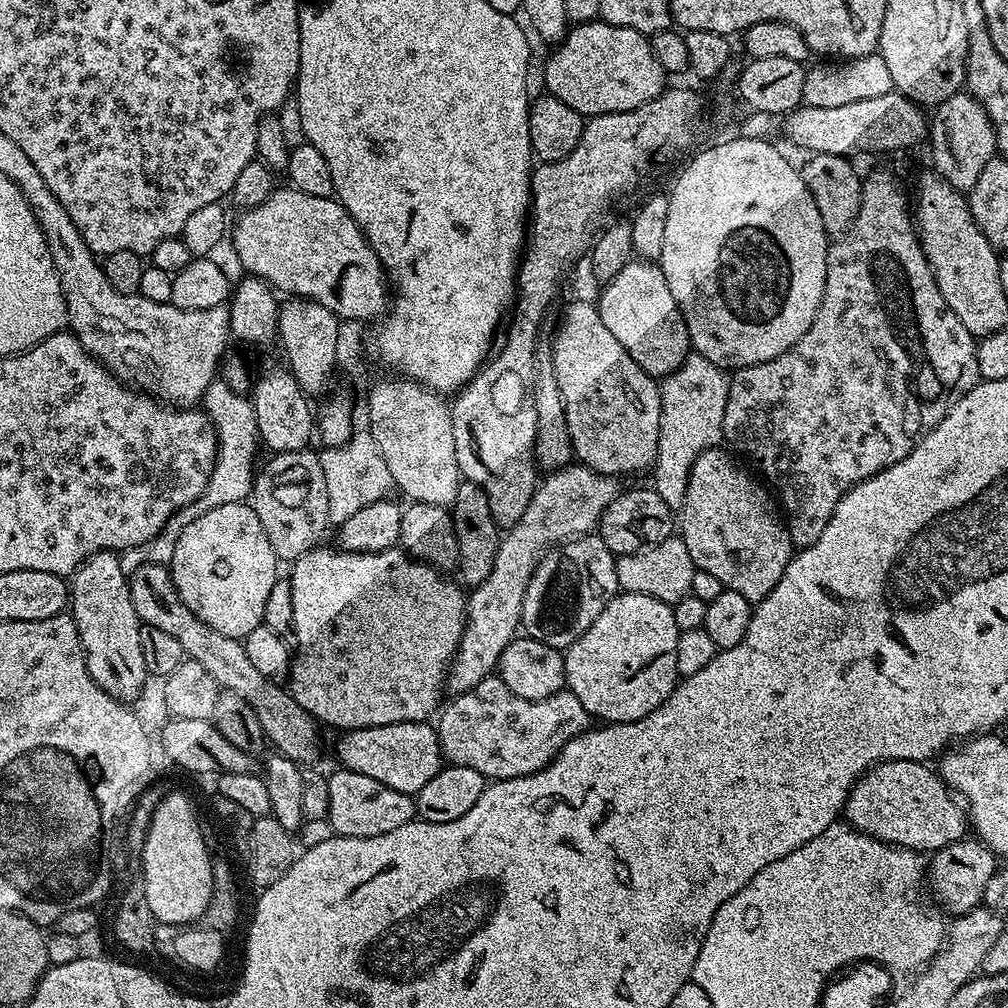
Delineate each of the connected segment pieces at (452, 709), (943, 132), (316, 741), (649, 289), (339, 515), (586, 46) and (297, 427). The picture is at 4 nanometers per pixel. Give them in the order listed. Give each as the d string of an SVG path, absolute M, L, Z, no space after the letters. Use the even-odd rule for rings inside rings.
M499 675L487 676L478 686L469 692L461 692L451 697L452 701L443 705L439 713L438 735L440 748L444 759L449 765L470 766L478 770L489 781L509 780L519 776L529 776L538 770L548 767L565 746L576 736L589 731L590 717L588 711L574 698L574 694L567 690L555 692L550 698L541 700L527 700L518 698L506 682L502 682Z
M967 90L956 92L946 102L935 105L930 116L927 139L932 140L932 164L937 176L950 182L952 188L967 194L978 182L978 174L997 155L996 131L986 114L986 110Z
M163 564L144 565L130 576L128 581L130 602L134 602L134 610L138 614L141 625L163 630L172 635L184 651L187 659L198 662L208 673L214 677L221 689L226 692L238 694L250 710L254 710L254 718L258 718L258 726L262 726L264 739L272 744L277 753L290 758L301 766L312 766L320 756L321 725L292 697L287 687L281 686L277 681L266 678L246 658L243 643L226 634L218 634L202 618L193 614L188 606L182 602L178 590L172 581L172 573Z
M634 258L599 291L602 323L618 342L622 342L626 354L630 354L646 374L665 378L679 370L689 356L692 340L678 302L674 302L674 294L670 294L670 286L666 286L659 263Z
M367 430L353 431L347 444L340 448L327 446L319 449L322 462L322 475L326 477L326 502L330 502L327 510L331 525L338 526L371 503L385 499L393 491L390 470L382 458L382 450L378 450L378 442L374 442L371 432Z
M597 18L590 24L577 24L569 27L568 35L560 41L558 47L548 56L544 64L544 84L547 95L557 96L570 110L578 110L585 118L614 114L634 110L654 98L658 98L666 90L666 73L663 66L654 58L649 37L638 30L626 30L622 26L610 26Z
M287 367L272 368L257 380L255 377L250 399L256 407L261 445L265 449L268 447L269 453L302 452L311 445L308 443L314 440L314 408L312 412L308 405L311 404L309 397L300 391L298 382Z

